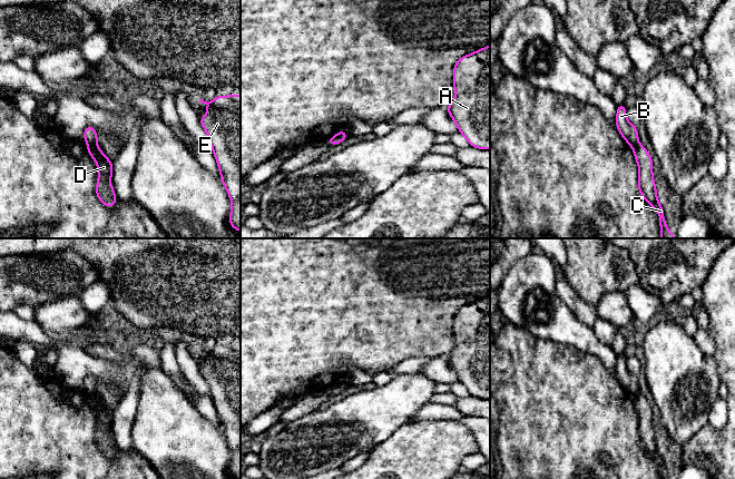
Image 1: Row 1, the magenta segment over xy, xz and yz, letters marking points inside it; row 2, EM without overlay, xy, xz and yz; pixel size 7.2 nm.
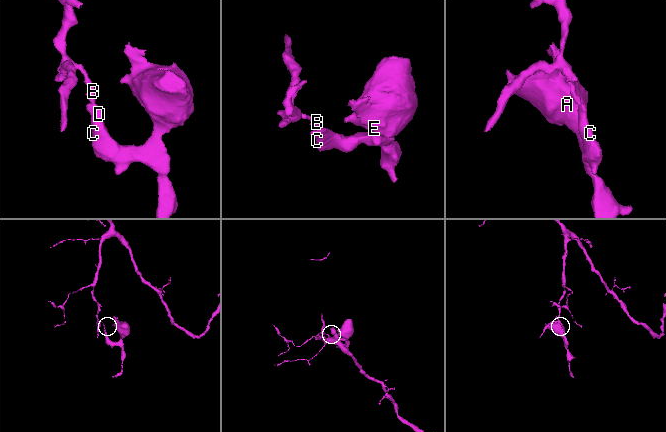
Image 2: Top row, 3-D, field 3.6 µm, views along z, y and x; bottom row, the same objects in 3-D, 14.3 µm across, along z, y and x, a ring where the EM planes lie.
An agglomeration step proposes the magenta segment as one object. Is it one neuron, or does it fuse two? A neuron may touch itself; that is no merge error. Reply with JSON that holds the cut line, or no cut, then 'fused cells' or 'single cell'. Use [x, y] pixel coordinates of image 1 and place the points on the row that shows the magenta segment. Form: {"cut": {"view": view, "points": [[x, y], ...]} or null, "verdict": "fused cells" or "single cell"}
{"cut": {"view": "xy", "points": [[96, 143], [88, 146]]}, "verdict": "fused cells"}

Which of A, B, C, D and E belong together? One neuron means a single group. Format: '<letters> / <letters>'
A C D E / B

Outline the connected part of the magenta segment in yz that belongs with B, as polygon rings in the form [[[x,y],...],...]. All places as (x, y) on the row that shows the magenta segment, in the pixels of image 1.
[[[625,104],[617,105],[616,125],[617,130],[624,137],[628,145],[633,147],[638,144],[638,130],[636,126],[633,126],[628,121]]]

